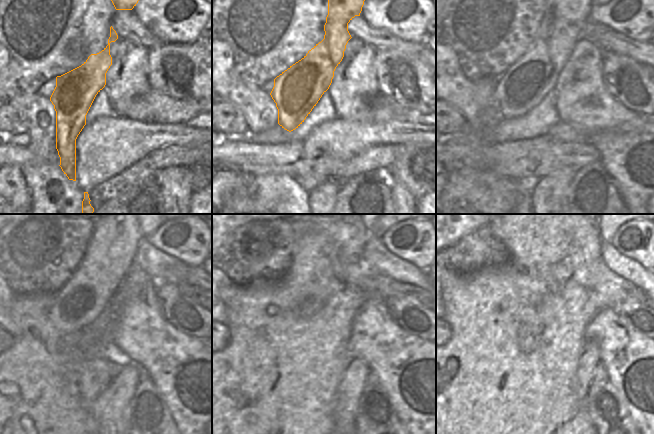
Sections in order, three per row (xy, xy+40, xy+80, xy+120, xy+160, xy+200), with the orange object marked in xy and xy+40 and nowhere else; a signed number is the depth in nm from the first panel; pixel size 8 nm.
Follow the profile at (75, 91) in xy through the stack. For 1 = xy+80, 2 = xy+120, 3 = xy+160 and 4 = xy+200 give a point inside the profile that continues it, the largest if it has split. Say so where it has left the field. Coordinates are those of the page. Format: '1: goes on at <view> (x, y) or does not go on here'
1: goes on at xy+80 (523, 86)
2: goes on at xy+120 (111, 251)
3: goes on at xy+160 (318, 274)
4: goes on at xy+200 (553, 245)

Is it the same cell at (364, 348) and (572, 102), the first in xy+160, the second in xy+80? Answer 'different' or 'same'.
same

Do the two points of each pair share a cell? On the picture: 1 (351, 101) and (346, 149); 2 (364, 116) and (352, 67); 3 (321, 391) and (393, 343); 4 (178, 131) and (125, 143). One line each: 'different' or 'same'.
1: different
2: same
3: different
4: same

